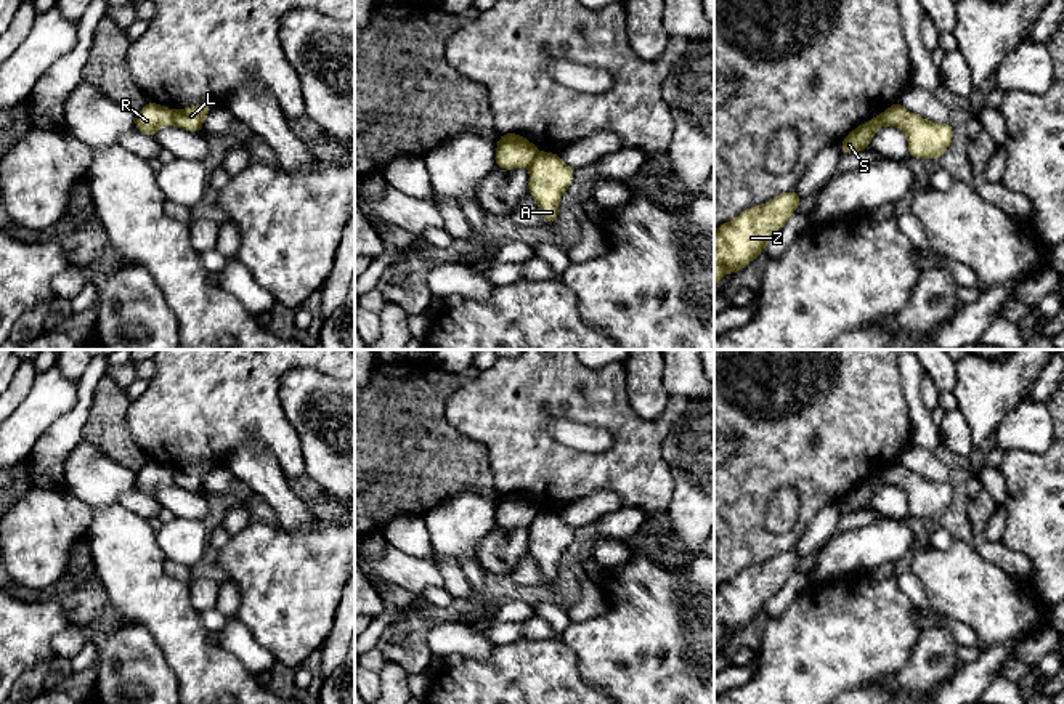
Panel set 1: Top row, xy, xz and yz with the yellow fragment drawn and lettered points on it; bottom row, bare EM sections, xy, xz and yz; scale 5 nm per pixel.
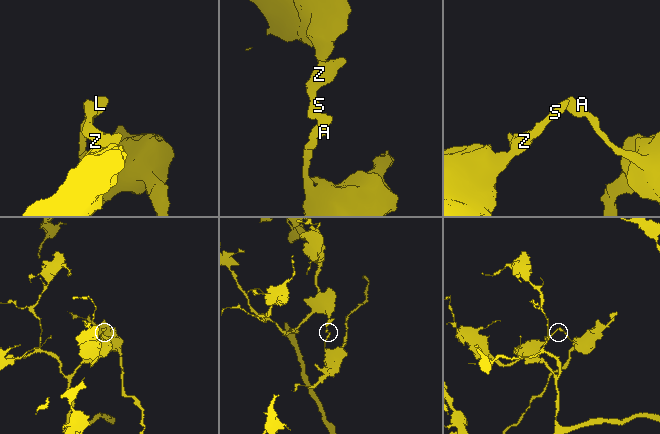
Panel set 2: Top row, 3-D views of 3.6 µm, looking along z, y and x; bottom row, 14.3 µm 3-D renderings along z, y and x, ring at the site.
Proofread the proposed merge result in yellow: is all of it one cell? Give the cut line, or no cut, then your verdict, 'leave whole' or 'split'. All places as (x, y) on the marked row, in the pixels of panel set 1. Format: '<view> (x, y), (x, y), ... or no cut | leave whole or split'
xy (172, 111), (174, 124) | split

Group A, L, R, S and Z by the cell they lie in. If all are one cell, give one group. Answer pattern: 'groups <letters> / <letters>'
groups A L / R S Z

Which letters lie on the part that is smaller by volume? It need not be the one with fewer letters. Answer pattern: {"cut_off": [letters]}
{"cut_off": ["A", "L"]}

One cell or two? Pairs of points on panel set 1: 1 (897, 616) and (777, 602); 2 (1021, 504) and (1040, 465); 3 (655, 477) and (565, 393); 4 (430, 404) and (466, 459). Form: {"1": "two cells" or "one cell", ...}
{"1": "two cells", "2": "one cell", "3": "one cell", "4": "one cell"}

